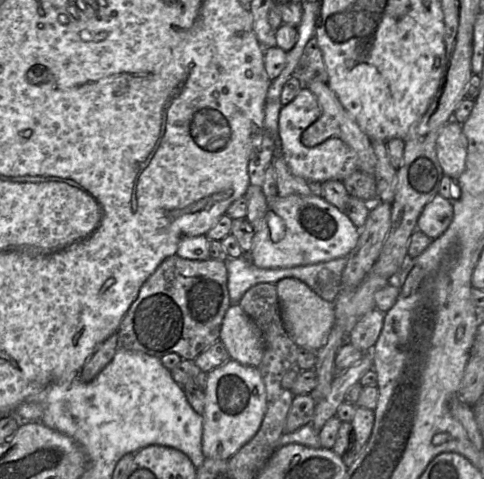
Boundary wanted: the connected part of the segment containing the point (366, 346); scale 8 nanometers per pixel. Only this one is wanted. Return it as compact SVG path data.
M374 309L362 316L348 335L348 341L358 350L371 353L383 327L384 314Z

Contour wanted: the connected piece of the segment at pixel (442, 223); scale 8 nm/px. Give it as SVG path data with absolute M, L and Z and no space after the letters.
M436 195L423 208L416 224L416 229L434 240L440 237L453 219L453 201Z

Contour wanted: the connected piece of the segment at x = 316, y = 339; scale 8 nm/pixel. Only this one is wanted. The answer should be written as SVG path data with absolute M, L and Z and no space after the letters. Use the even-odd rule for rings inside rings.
M285 278L275 285L287 333L298 347L317 352L325 344L335 322L333 303L323 300L298 279Z

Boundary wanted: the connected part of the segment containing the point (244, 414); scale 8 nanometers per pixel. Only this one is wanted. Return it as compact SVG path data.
M235 360L207 374L203 412L202 450L205 458L229 460L258 432L267 410L266 390L257 367Z

